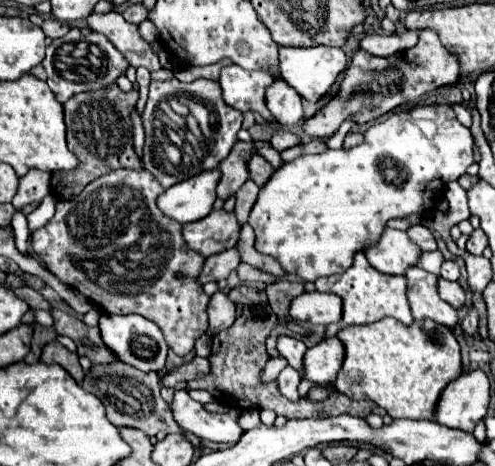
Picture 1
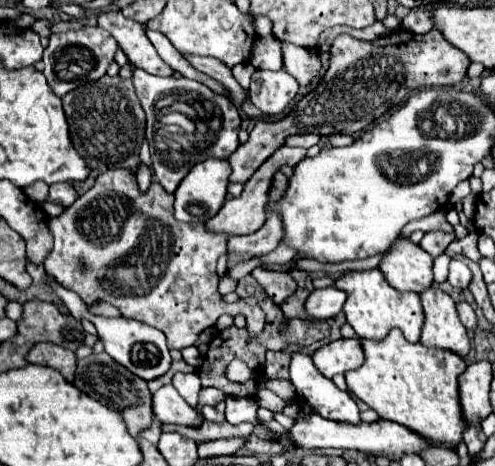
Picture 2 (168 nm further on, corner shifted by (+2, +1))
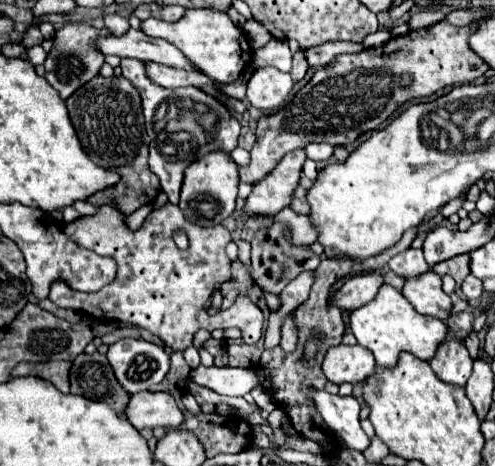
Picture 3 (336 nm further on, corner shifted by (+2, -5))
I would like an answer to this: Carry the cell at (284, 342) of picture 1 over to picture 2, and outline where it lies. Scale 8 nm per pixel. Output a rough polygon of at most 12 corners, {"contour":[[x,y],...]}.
{"contour":[[291,352],[297,394],[331,420],[357,424],[359,408],[321,376],[311,356]]}

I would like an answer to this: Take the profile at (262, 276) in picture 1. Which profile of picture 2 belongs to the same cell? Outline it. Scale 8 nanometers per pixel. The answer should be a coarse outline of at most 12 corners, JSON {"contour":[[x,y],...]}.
{"contour":[[257,266],[251,276],[281,304],[295,292],[295,282],[287,272]]}

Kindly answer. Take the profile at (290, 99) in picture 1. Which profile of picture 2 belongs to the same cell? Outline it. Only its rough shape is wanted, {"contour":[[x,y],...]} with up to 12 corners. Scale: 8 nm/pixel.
{"contour":[[257,70],[249,98],[279,116],[299,84],[285,70]]}

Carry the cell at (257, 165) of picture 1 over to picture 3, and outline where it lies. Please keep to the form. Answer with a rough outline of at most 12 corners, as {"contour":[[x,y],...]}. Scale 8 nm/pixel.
{"contour":[[307,188],[295,190],[291,208],[299,214],[309,214]]}

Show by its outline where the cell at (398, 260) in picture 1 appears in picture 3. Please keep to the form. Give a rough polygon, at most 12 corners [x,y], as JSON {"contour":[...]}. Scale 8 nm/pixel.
{"contour":[[431,270],[407,280],[403,296],[419,314],[447,320],[451,298]]}

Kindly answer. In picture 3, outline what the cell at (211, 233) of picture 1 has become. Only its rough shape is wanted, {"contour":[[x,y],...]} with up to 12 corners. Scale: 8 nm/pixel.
{"contour":[[305,150],[283,156],[253,186],[245,210],[261,216],[291,204]]}

